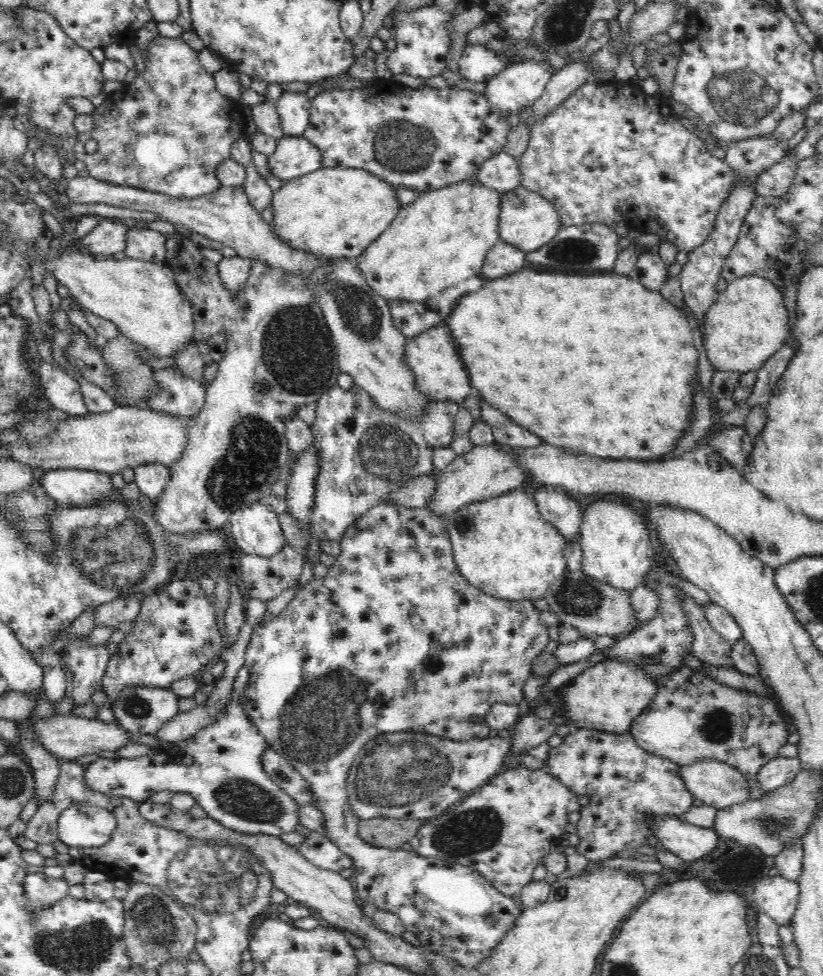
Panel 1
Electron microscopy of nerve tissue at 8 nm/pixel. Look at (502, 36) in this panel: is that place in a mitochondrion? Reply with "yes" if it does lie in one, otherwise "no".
no

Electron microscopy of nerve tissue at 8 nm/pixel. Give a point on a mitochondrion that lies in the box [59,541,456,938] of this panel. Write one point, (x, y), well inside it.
(318, 722)

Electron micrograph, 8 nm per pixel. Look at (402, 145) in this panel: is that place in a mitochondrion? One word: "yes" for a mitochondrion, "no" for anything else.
yes

